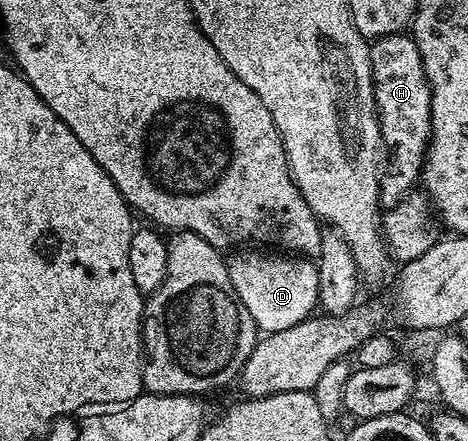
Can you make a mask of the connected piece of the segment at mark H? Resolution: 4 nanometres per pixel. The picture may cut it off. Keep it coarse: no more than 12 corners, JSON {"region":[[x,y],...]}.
{"region":[[372,42],[387,172],[382,206],[410,196],[429,152],[431,95],[419,47]]}

